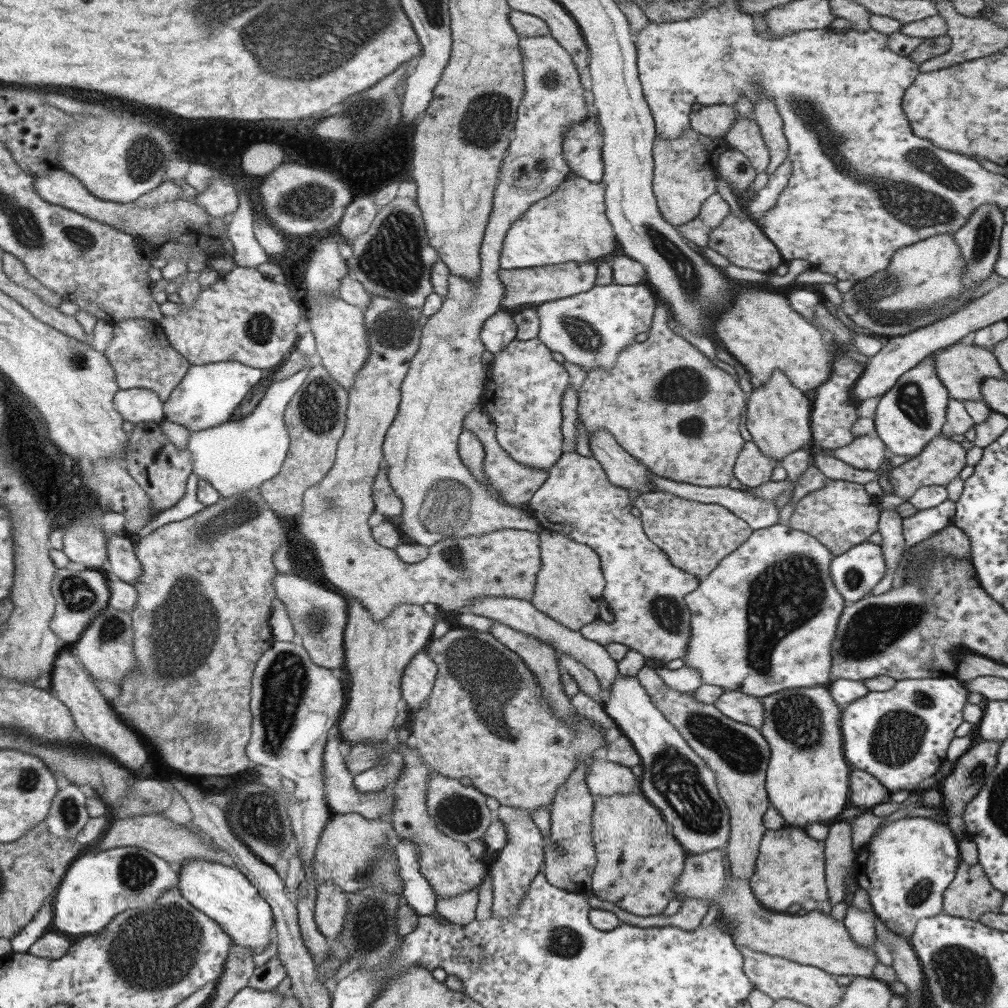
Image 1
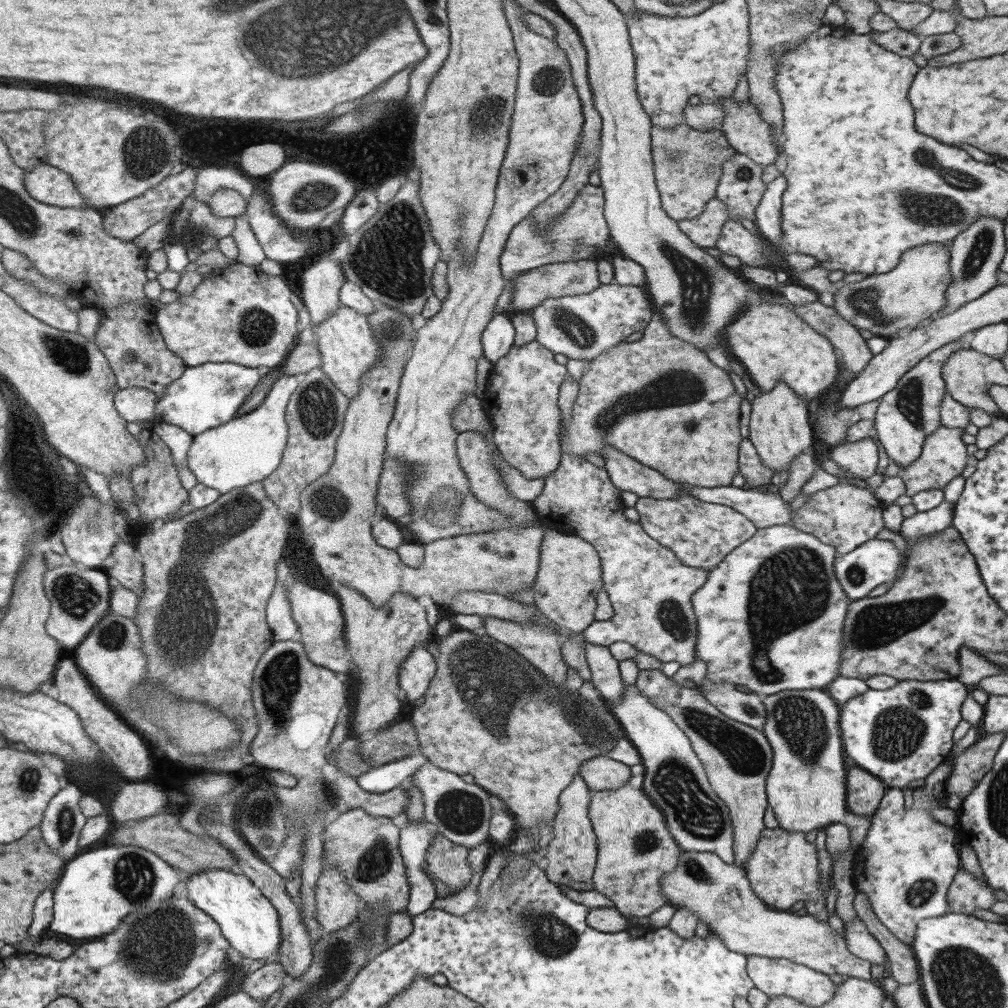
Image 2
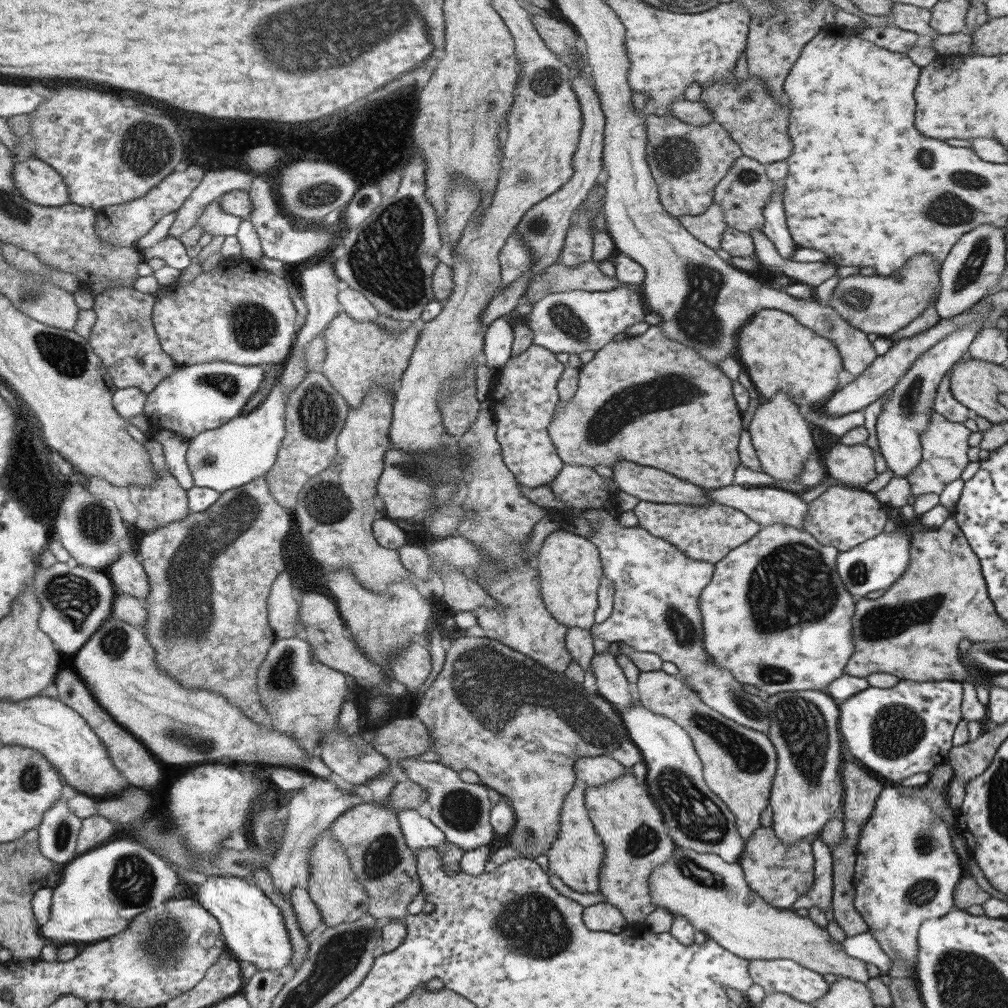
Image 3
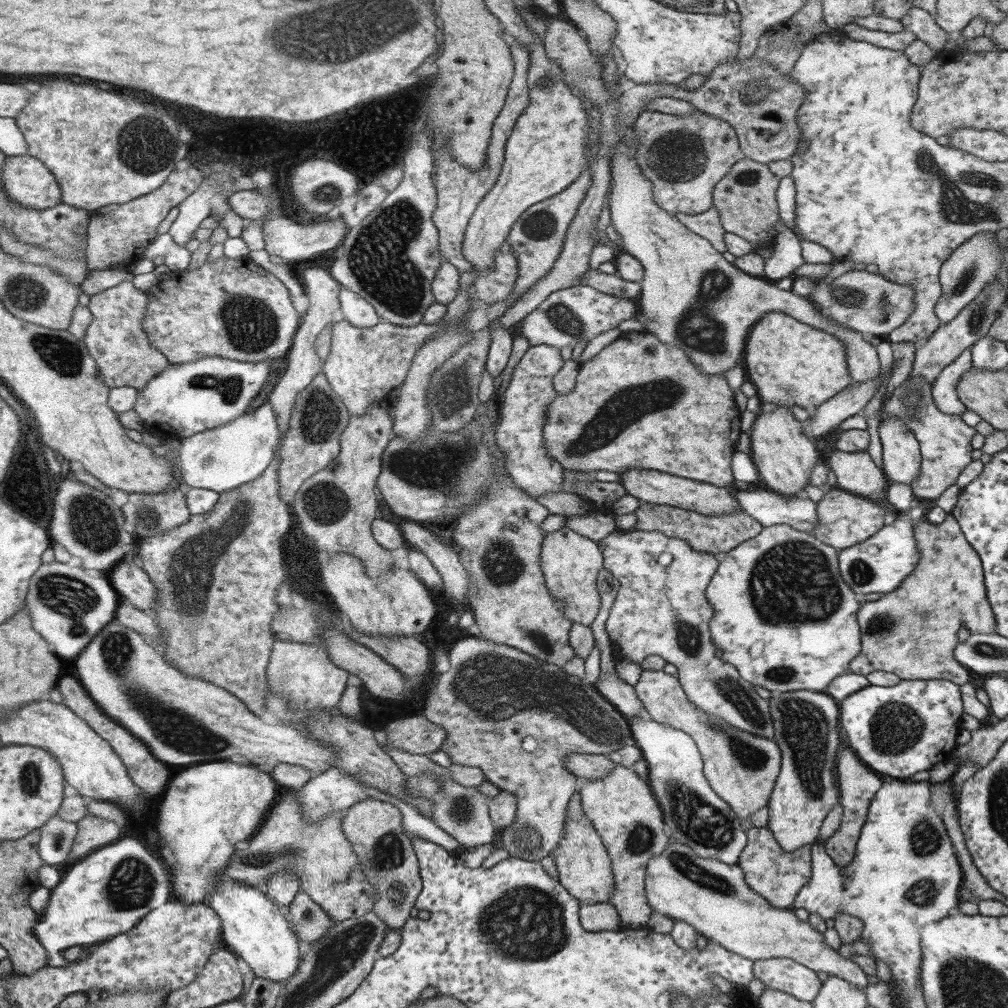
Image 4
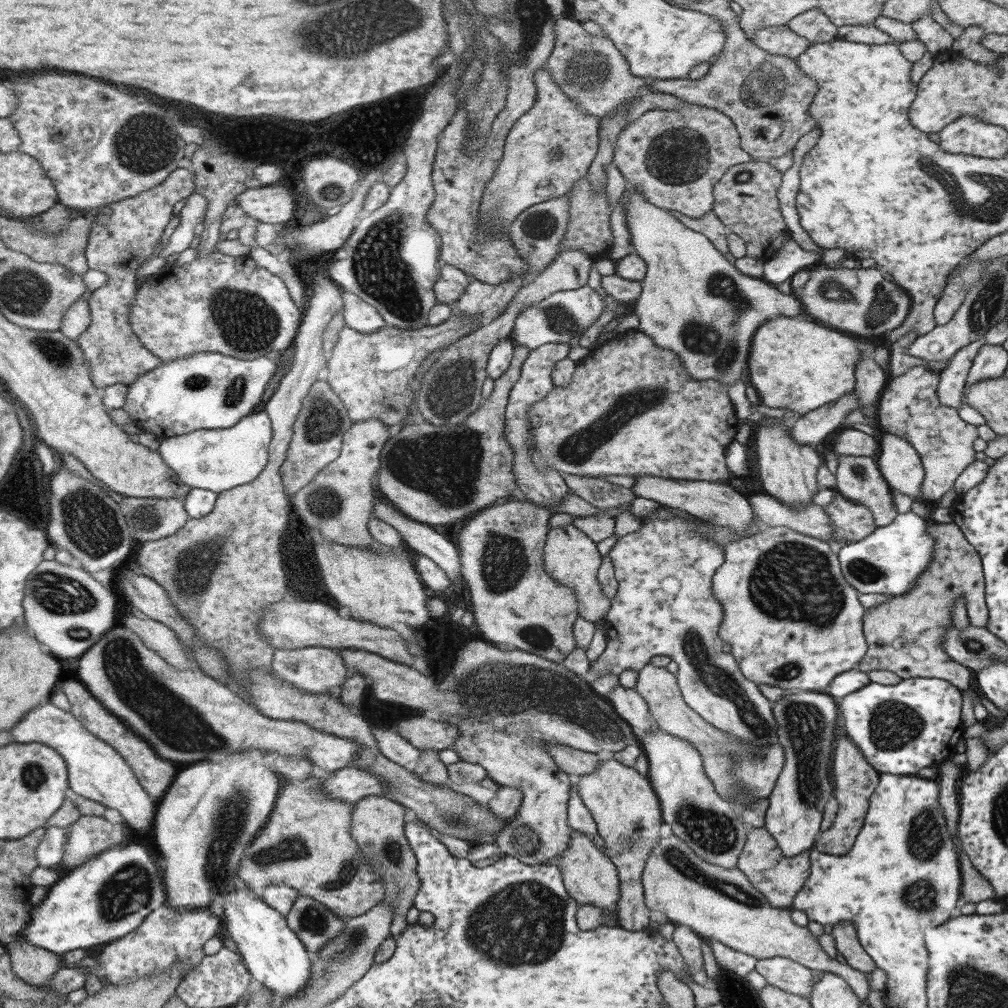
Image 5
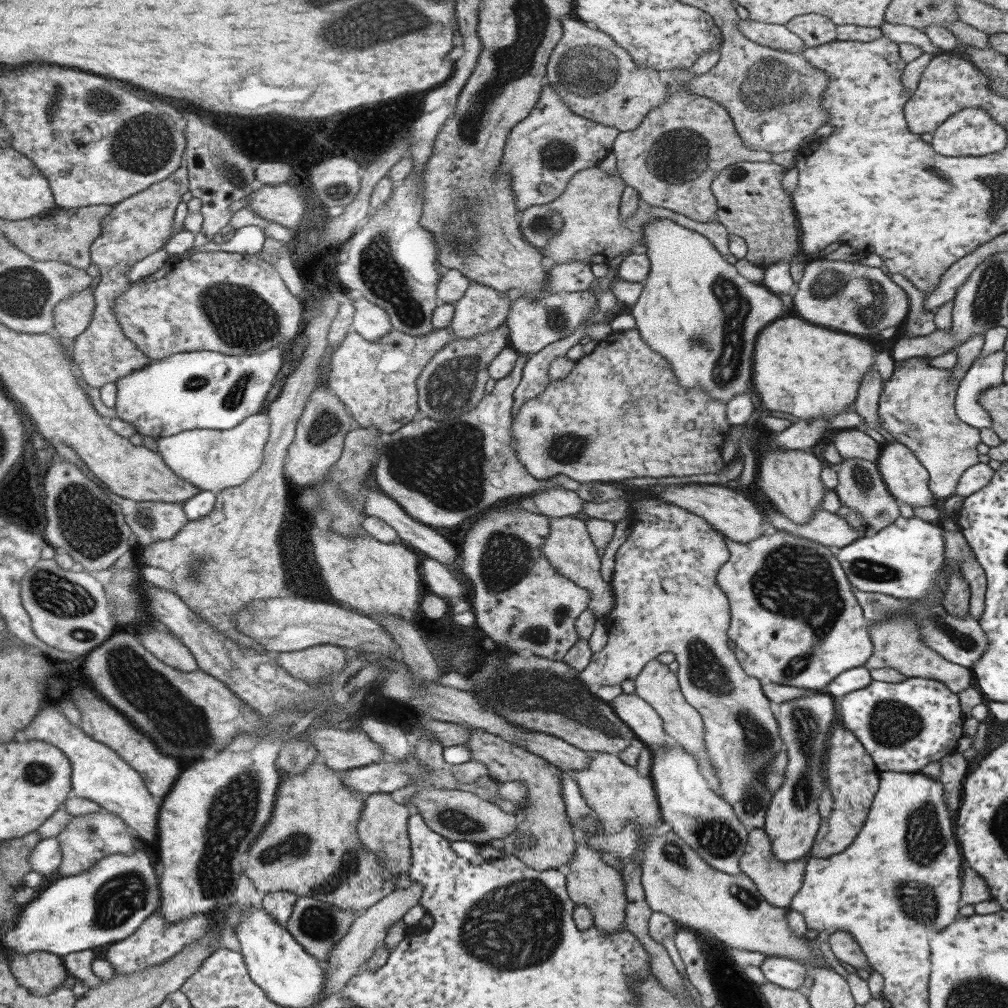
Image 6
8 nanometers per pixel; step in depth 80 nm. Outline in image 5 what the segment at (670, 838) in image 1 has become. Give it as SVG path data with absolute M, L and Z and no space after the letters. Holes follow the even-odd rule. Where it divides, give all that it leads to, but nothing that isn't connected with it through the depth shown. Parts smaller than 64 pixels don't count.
M615 759L600 761L591 774L579 777L576 792L596 824L603 839L606 854L617 871L619 898L616 918L618 926L630 931L648 930L649 909L642 893L643 870L651 849L657 846L662 824L660 806L647 777L641 777L634 767L623 766Z

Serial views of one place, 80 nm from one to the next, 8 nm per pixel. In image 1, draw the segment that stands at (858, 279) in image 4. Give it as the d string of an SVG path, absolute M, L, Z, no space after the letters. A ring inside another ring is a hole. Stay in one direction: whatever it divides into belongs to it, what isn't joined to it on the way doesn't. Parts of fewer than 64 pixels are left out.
M952 234L930 236L895 250L885 269L856 281L851 289L841 294L841 310L857 327L867 329L871 334L885 338L901 337L937 320L945 319L946 316L961 310L968 302L981 296L981 292L977 292L981 288L981 283L974 289L964 289L961 284L962 272L964 272L963 260L959 256L959 248Z

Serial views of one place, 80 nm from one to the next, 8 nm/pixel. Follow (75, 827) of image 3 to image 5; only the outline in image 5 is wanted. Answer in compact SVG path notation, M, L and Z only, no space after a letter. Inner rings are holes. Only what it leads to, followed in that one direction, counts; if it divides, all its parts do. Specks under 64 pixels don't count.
M50 826L46 830L46 836L38 846L37 854L40 866L61 870L69 833L69 827Z

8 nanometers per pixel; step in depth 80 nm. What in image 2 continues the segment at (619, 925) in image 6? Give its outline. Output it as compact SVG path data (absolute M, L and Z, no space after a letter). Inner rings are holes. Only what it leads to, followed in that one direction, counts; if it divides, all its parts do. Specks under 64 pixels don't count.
M575 774L571 782L558 794L557 811L551 820L553 838L543 853L548 860L547 868L544 870L546 879L577 892L593 890L592 872L596 863L597 847L588 817L589 799L590 794L585 781Z

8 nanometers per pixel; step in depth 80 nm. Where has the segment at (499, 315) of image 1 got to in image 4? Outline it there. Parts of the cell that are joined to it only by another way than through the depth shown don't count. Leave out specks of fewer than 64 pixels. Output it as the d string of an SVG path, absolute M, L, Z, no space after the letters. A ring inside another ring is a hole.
M501 326L491 329L484 370L495 378L507 366L512 349L512 331Z

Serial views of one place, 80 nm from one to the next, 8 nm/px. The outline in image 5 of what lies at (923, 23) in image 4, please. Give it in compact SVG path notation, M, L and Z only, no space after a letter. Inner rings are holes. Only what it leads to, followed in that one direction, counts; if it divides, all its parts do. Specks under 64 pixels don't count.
M929 15L917 18L910 25L915 31L916 39L920 40L932 54L945 51L954 43L955 37Z

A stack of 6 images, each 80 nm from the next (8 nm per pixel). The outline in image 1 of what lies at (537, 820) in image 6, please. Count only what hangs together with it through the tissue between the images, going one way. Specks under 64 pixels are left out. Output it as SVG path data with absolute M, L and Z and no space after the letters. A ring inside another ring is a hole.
M449 628L445 634L437 639L430 639L425 646L425 653L430 660L436 665L436 676L433 687L430 688L429 697L427 697L427 706L423 710L417 710L411 718L409 738L413 748L417 750L424 762L431 770L446 776L447 778L469 778L472 782L471 787L476 788L481 794L491 796L499 803L500 806L515 808L515 810L525 810L525 814L537 810L537 808L550 808L555 794L555 789L563 784L567 775L575 768L579 761L591 758L593 750L603 748L609 741L611 734L602 729L597 723L586 719L579 718L574 724L566 724L558 720L552 714L553 711L547 707L547 703L541 697L541 689L533 677L533 672L529 671L523 661L517 654L511 652L506 646L497 642L491 633L479 632L471 628Z

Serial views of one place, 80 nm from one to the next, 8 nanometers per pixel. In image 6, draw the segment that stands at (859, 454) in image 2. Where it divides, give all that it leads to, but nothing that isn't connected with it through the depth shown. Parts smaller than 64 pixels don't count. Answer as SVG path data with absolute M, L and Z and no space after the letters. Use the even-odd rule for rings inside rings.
M862 458L842 459L842 462L836 466L836 475L837 484L833 491L838 496L840 504L859 513L869 526L869 530L876 532L891 524L900 515L897 500L889 495L890 492L875 463Z

